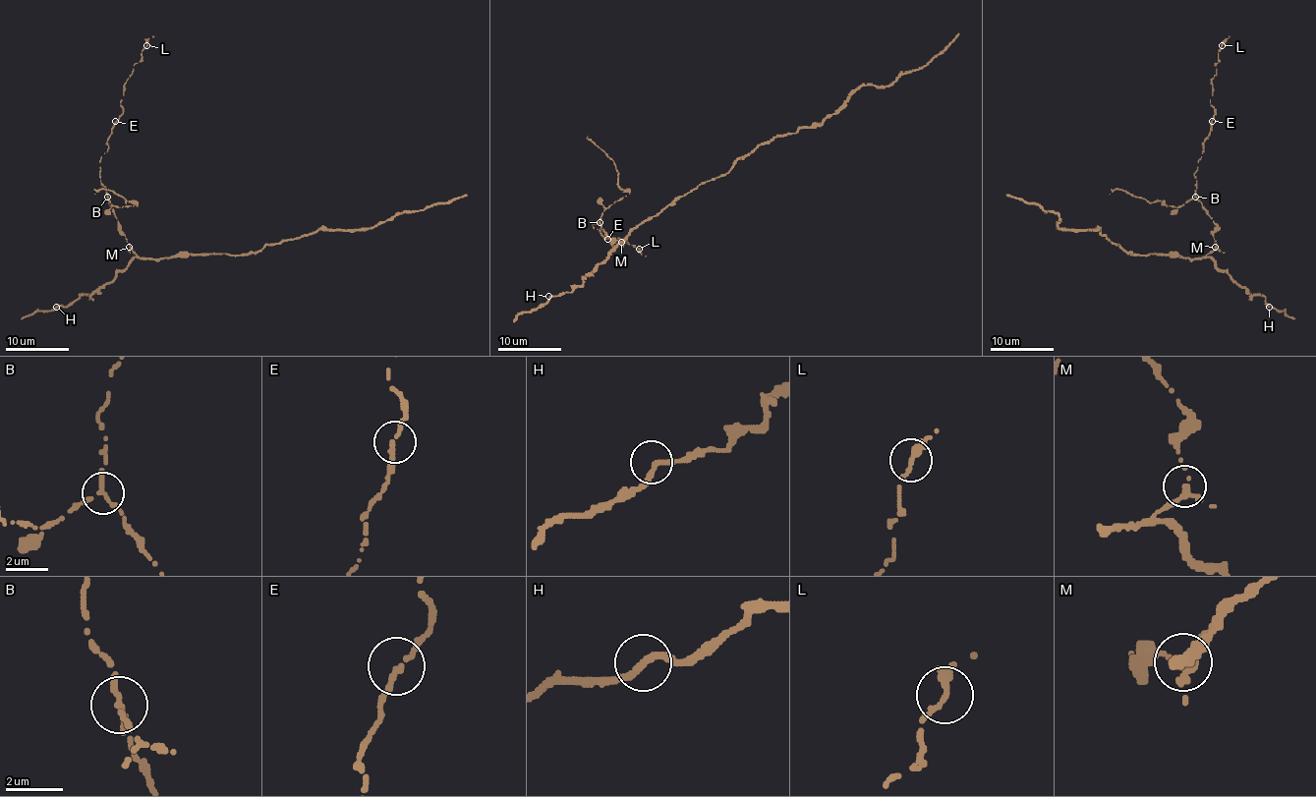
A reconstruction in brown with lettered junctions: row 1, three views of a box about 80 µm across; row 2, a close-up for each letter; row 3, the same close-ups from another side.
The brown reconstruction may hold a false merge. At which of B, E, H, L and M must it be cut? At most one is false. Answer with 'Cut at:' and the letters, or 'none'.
Cut at: B

